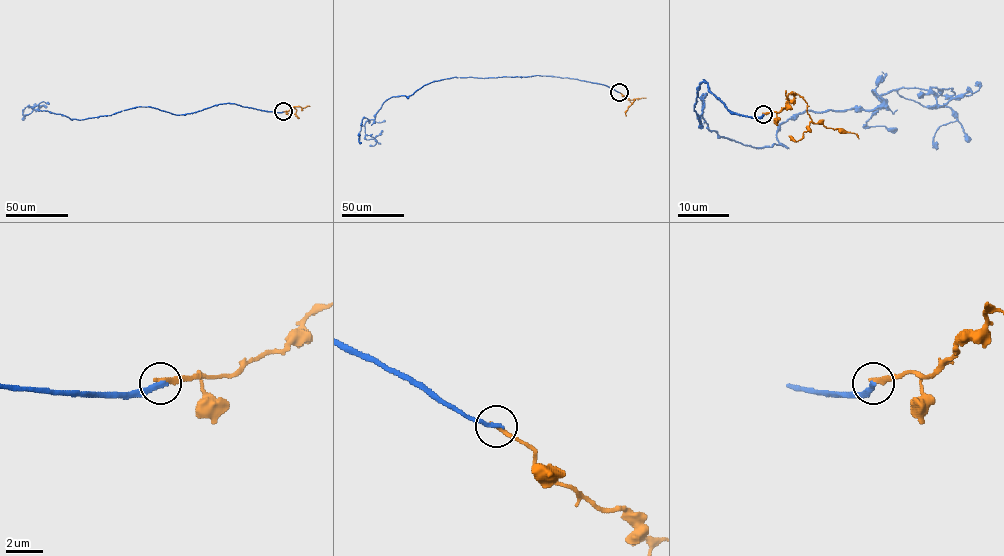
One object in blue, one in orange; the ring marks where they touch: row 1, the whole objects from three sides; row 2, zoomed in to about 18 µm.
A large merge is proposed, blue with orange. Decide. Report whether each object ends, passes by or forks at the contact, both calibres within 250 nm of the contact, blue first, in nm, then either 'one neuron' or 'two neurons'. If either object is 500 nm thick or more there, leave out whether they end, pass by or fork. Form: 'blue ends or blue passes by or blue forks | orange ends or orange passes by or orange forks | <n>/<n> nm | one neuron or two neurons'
blue ends | orange ends | 280/280 nm | two neurons

